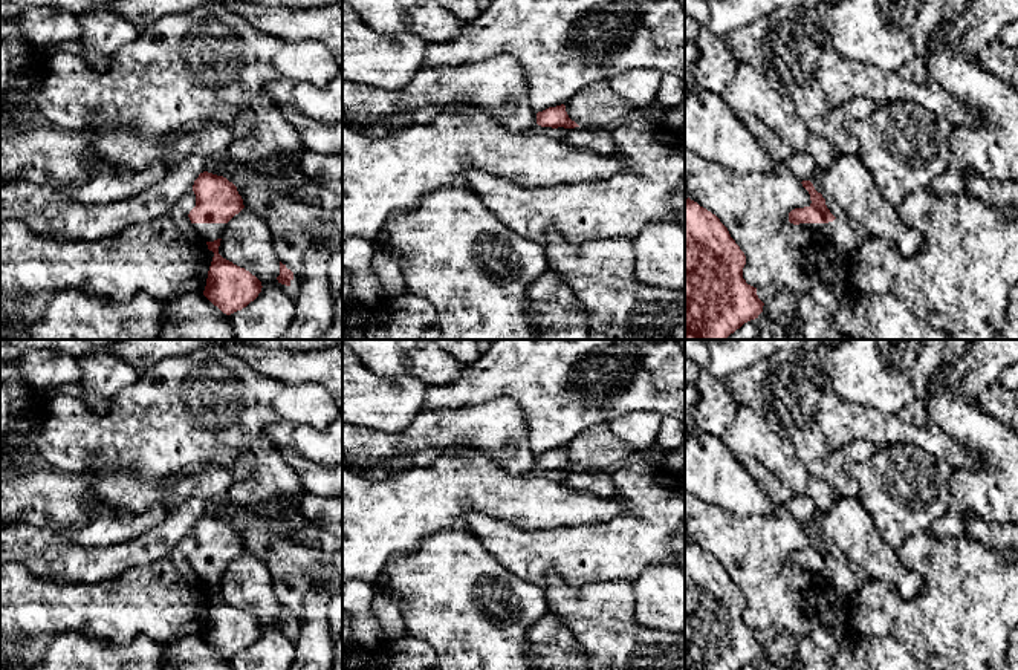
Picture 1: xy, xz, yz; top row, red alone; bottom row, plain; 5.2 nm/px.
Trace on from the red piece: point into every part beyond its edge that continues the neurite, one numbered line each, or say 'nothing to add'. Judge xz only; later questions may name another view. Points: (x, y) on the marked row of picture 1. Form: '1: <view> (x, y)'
nothing to add

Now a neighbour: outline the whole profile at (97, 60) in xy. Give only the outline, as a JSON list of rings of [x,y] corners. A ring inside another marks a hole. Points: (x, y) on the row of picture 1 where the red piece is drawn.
[[[73,47],[76,54],[96,72],[107,72],[113,64],[113,55],[105,55],[99,50],[87,50],[81,47]]]

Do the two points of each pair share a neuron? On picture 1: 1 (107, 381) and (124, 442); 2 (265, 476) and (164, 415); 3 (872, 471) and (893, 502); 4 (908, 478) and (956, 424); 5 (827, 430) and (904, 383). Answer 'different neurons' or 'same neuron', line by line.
1: different neurons
2: same neuron
3: same neuron
4: different neurons
5: different neurons

